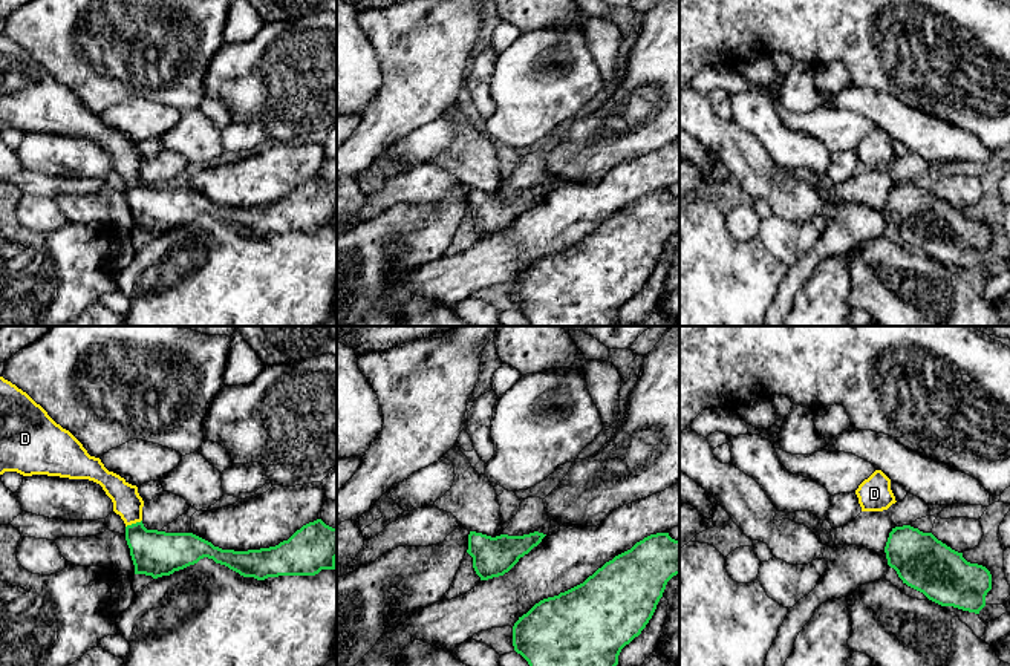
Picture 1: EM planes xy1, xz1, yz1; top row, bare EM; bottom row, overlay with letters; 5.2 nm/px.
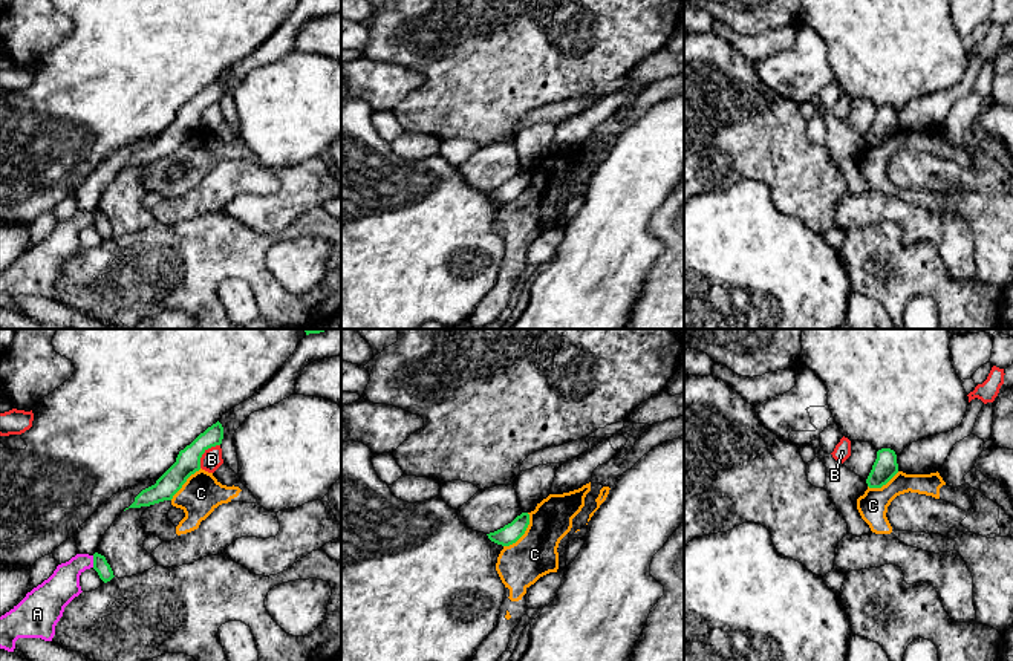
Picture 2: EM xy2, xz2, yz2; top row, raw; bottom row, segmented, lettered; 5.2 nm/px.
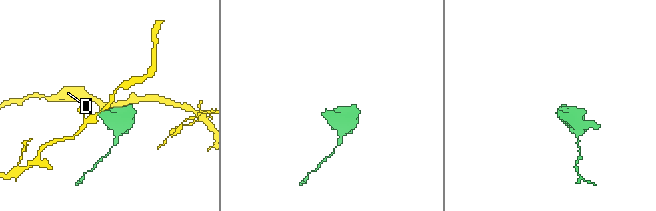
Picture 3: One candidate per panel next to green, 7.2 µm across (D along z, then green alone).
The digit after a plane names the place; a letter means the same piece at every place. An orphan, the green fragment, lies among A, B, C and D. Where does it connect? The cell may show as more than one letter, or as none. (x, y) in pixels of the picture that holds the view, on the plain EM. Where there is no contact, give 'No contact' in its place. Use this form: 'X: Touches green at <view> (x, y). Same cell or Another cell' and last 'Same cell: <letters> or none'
A: Touches green at xy2 (94, 219). Another cell
B: Touches green at xy2 (204, 109). Another cell
C: Touches green at xz2 (524, 190). Another cell
D: Touches green at xy1 (133, 181). Same cell
Same cell: D

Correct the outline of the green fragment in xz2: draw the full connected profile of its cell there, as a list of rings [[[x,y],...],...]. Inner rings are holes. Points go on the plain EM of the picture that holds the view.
[[[522,170],[511,181],[487,193],[491,199],[497,202],[510,204],[525,191],[528,182],[529,182],[529,171]]]

